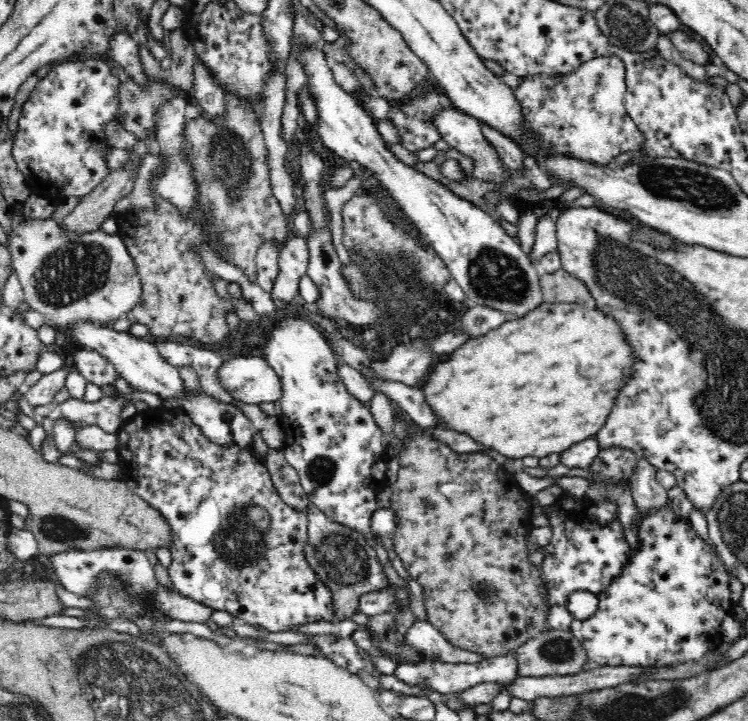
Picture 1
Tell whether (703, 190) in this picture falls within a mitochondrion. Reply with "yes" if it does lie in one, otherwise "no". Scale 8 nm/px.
yes

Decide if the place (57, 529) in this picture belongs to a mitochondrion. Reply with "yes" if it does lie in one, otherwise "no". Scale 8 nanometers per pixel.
yes

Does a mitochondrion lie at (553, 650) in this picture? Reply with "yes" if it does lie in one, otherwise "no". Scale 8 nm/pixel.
yes

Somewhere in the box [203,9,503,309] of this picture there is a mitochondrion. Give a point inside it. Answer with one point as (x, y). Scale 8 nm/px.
(231, 167)

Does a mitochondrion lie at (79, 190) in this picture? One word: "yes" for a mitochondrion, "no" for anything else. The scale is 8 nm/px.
no

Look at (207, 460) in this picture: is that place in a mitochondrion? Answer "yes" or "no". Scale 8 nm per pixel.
no

